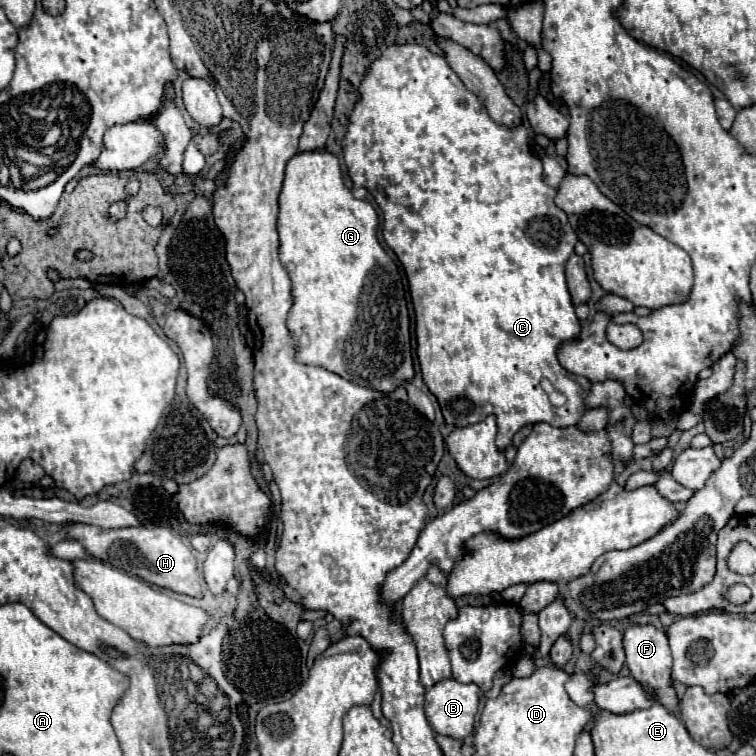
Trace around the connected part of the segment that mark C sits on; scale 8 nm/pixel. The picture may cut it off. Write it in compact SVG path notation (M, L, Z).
M392 44L388 46L380 58L376 58L364 72L364 78L358 86L360 98L354 104L350 114L350 124L346 136L342 140L344 162L348 166L348 174L354 182L354 188L366 188L384 216L384 240L394 250L398 260L404 266L408 284L410 284L410 298L416 316L416 354L422 370L422 380L428 390L436 396L444 420L452 426L470 426L484 420L488 414L494 414L498 420L498 446L506 448L512 436L526 424L548 422L552 426L570 426L576 424L584 408L584 398L590 390L590 382L582 376L568 374L556 358L556 348L562 340L576 338L580 332L580 320L574 314L574 306L566 288L564 278L564 264L574 252L574 244L578 242L572 226L568 224L566 214L554 206L556 190L550 188L542 180L542 162L538 156L530 152L530 138L524 124L516 128L508 128L504 124L496 124L490 114L486 112L484 104L478 100L476 94L464 88L460 78L452 72L448 62L430 52L422 44Z

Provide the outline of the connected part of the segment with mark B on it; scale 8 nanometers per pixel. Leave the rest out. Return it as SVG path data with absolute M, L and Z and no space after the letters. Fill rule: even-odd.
M442 680L426 692L426 718L436 734L464 740L474 732L479 700L480 690L476 684Z

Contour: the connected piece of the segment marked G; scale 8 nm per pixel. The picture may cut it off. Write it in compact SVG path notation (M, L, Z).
M326 150L298 152L286 164L280 192L278 236L280 262L290 274L294 304L288 328L296 340L296 360L322 366L354 384L392 392L414 376L410 346L410 316L402 278L394 260L376 238L378 214L366 200L356 200L344 186L340 162Z

